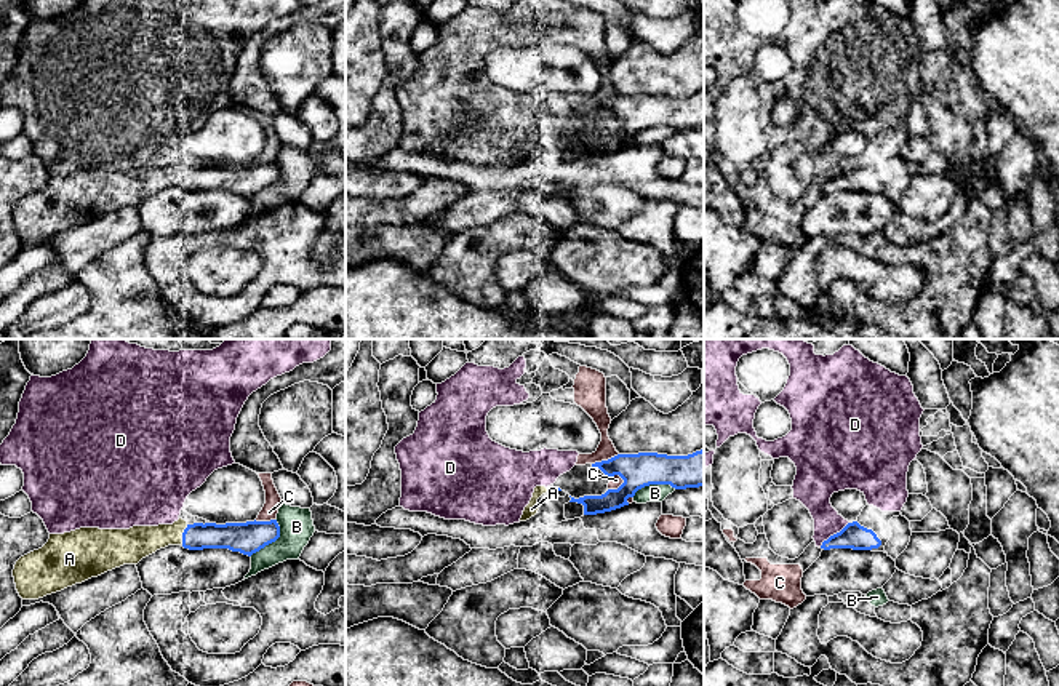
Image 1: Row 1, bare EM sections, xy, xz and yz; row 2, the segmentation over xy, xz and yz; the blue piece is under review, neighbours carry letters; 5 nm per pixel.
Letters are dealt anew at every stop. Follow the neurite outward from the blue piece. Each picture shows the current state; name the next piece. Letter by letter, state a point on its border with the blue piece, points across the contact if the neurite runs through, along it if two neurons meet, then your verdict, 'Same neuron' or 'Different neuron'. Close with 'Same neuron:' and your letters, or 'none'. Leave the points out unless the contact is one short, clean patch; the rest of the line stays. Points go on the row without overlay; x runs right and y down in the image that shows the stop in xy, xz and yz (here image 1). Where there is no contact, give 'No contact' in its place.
A: Touches blue at xy (183, 176). Same neuron
B: Touches blue at xy (272, 183). Boundary: xy (275, 160), (279, 178), (250, 197). Different neuron
C: Touches blue at xz (621, 127). Boundary: xz (618, 115), (623, 123), (616, 130), (608, 131). Different neuron
D: Touches blue at yz (834, 176). Different neuron
Same neuron: A

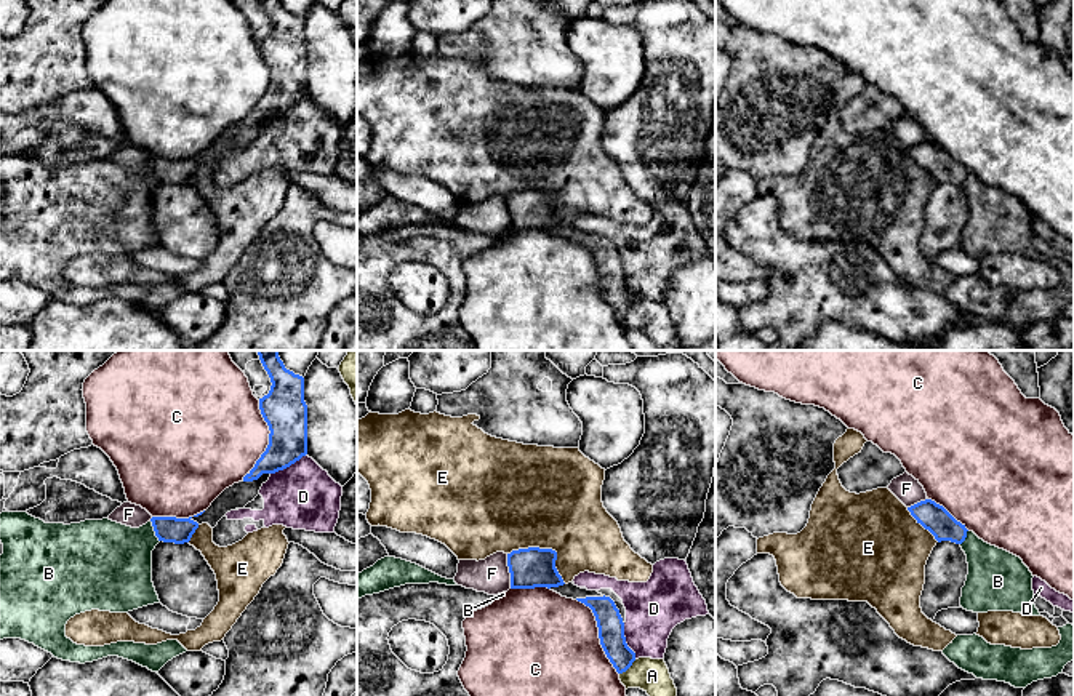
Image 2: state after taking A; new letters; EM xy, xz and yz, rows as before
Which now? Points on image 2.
A: Touches blue at xz (628, 309). Different neuron
B: Touches blue at xy (154, 172). Boundary: xy (151, 162), (159, 183). Different neuron
C: Touches blue at xy (269, 82). Different neuron
D: Touches blue at xy (288, 108). Different neuron
E: Touches blue at xz (548, 191). Different neuron
F: Touches blue at xz (509, 213). Different neuron
Same neuron: none

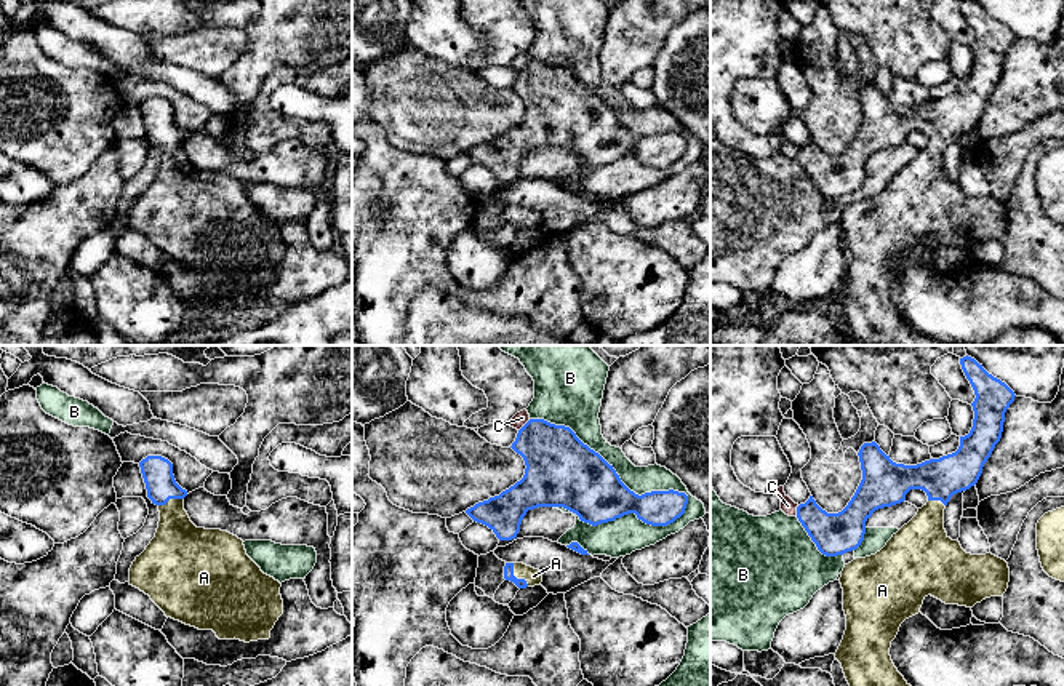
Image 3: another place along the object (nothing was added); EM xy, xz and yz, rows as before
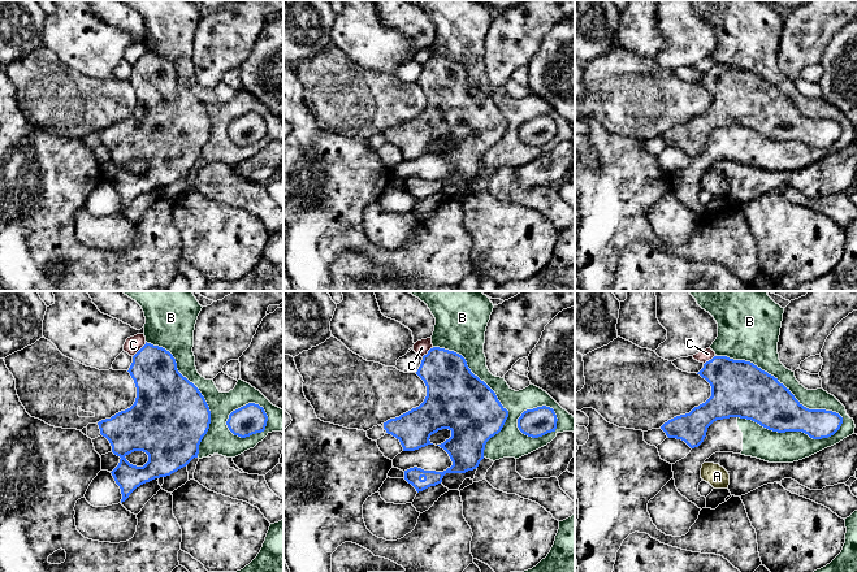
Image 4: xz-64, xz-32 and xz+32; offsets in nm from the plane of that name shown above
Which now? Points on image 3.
A: Touches blue at xz (516, 219). Same neuron
B: Touches blue at xz (616, 115). Different neuron
C: Touches blue at xz (524, 67). Different neuron
Same neuron: A

